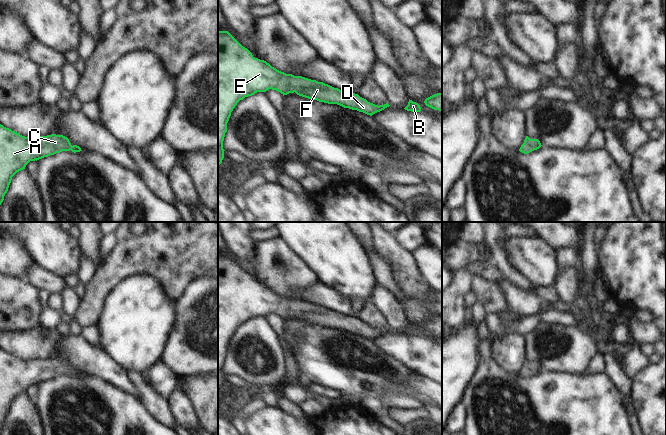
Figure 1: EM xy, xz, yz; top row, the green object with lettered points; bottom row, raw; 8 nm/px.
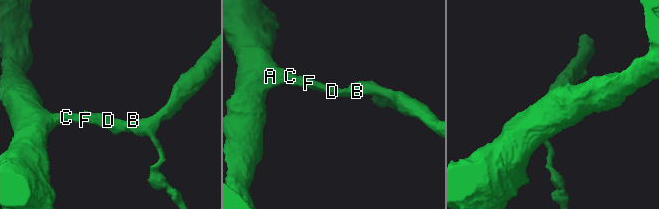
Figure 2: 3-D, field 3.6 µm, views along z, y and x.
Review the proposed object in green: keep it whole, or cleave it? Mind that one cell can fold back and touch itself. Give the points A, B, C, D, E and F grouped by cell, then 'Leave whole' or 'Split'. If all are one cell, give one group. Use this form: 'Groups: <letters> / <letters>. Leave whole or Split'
Groups: A B C D E F. Leave whole

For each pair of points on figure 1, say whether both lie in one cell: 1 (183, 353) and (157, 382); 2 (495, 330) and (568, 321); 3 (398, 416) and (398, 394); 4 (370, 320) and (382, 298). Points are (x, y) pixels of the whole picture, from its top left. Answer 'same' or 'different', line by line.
1: different
2: different
3: different
4: different

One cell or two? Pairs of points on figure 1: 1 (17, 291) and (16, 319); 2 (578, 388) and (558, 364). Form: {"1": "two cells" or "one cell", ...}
{"1": "one cell", "2": "two cells"}

